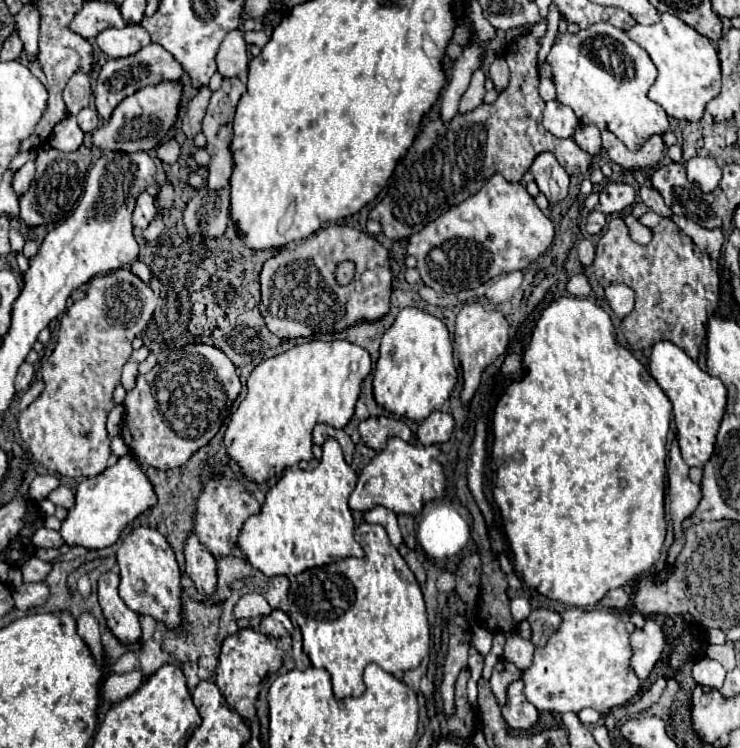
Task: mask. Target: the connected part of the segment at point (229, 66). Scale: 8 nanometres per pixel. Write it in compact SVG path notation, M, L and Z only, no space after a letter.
M231 30L219 52L217 52L217 70L221 76L239 76L247 70L249 56L247 56L247 42L241 30Z

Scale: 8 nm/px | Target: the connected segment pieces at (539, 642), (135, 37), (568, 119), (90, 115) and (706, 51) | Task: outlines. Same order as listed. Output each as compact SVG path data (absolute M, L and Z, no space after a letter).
M537 608L537 610L531 610L527 622L531 626L531 642L535 646L543 646L547 642L547 638L559 628L561 616L553 610Z
M125 26L125 28L105 28L97 36L97 46L109 56L109 58L123 58L139 52L143 46L147 46L149 34L143 26Z
M549 100L547 108L543 112L543 126L557 138L569 138L573 136L575 126L579 124L575 112L567 108L565 104L559 104L557 100Z
M83 108L77 114L77 122L83 132L93 132L99 126L99 114L93 108Z
M663 12L661 20L653 26L635 24L631 30L627 30L627 36L651 56L659 70L659 78L651 86L649 98L663 106L663 110L677 120L701 120L707 102L721 90L719 58L709 38L689 28L671 12Z

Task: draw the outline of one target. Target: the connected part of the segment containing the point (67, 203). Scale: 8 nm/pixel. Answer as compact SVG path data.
M85 146L69 154L53 150L53 148L49 152L39 152L35 180L31 188L19 196L21 222L25 226L49 226L49 224L57 224L63 218L67 218L83 192L85 174L87 174L89 164L91 164L91 150Z

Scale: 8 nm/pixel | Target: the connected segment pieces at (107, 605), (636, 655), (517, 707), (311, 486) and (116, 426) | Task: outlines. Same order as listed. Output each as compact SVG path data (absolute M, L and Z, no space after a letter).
M105 572L99 576L99 604L103 608L103 616L107 626L121 642L135 642L141 638L139 614L131 612L127 604L121 600L119 592L119 576L115 572Z
M651 618L645 620L643 628L637 628L631 634L631 648L633 648L631 662L639 680L645 680L649 676L655 662L661 658L663 646L665 646L665 634L661 626Z
M517 680L509 686L507 690L507 702L501 708L501 714L505 718L505 722L515 728L515 730L527 730L537 722L537 708L533 704L527 702L527 698L523 696L523 682Z
M335 438L323 444L323 458L317 468L287 468L275 486L265 494L261 512L245 520L237 548L245 560L265 576L295 576L307 568L325 566L347 556L359 554L353 538L353 514L347 504L357 484L357 474L343 460L341 446Z
M118 404L109 412L107 417L106 428L110 437L120 435L121 418L125 415L125 408L123 404Z

